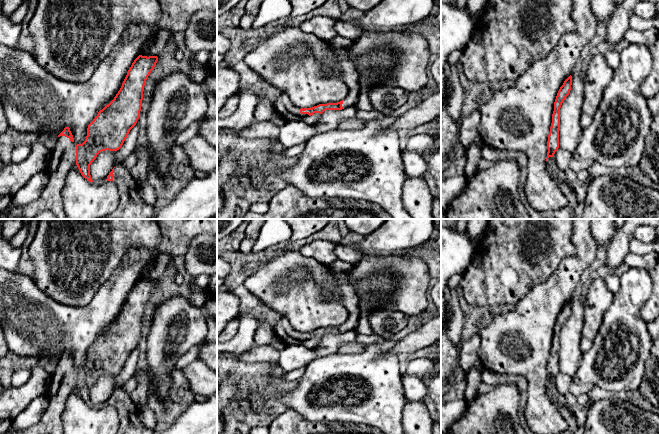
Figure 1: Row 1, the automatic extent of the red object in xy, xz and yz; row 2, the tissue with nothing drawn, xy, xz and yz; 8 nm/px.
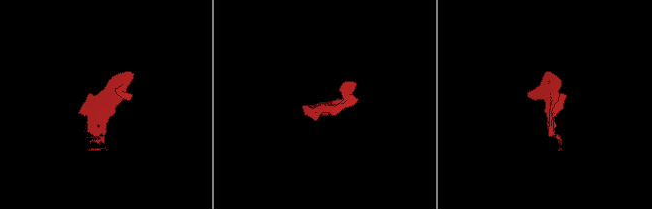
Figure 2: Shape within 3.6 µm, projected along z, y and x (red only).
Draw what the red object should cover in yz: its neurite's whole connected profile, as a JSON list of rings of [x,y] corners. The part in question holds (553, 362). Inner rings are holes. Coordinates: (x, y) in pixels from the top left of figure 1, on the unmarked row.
[[[570,299],[560,311],[555,326],[554,335],[552,338],[552,347],[550,351],[550,356],[547,365],[547,382],[546,382],[546,392],[549,400],[557,407],[561,416],[567,421],[567,430],[562,433],[557,434],[576,434],[578,425],[576,423],[576,417],[573,411],[570,409],[566,402],[565,397],[560,395],[554,384],[554,378],[559,372],[559,353],[560,353],[560,332],[569,319],[572,309],[572,300]]]

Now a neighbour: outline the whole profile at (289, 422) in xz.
[[[292,409],[280,414],[269,426],[269,434],[383,434],[379,429],[352,422],[309,422]]]

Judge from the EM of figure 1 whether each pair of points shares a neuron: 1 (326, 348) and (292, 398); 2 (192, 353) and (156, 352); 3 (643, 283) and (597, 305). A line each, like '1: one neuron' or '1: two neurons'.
1: two neurons
2: two neurons
3: two neurons

